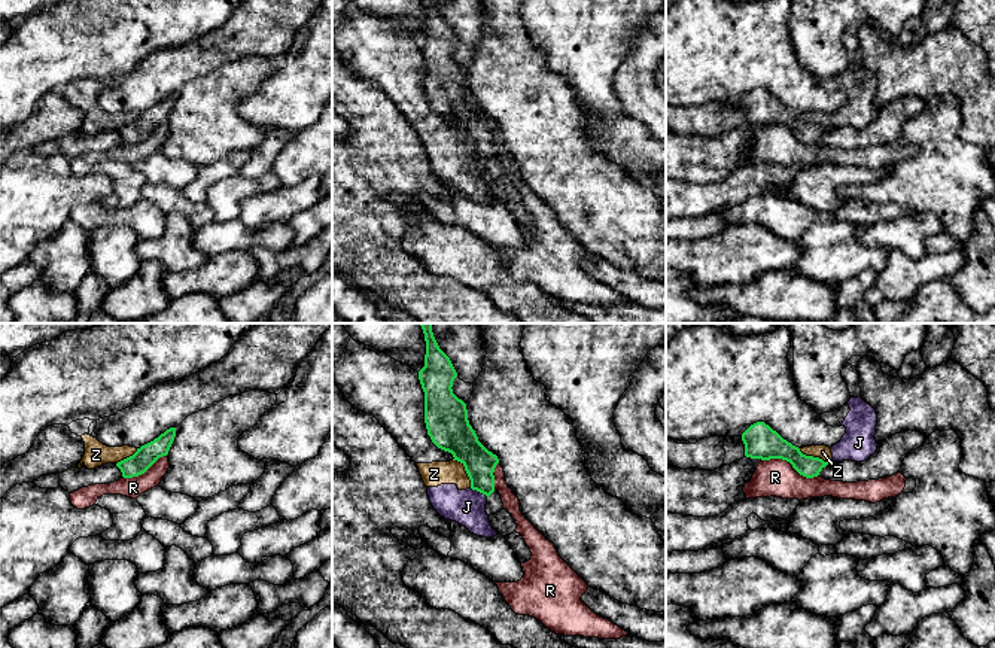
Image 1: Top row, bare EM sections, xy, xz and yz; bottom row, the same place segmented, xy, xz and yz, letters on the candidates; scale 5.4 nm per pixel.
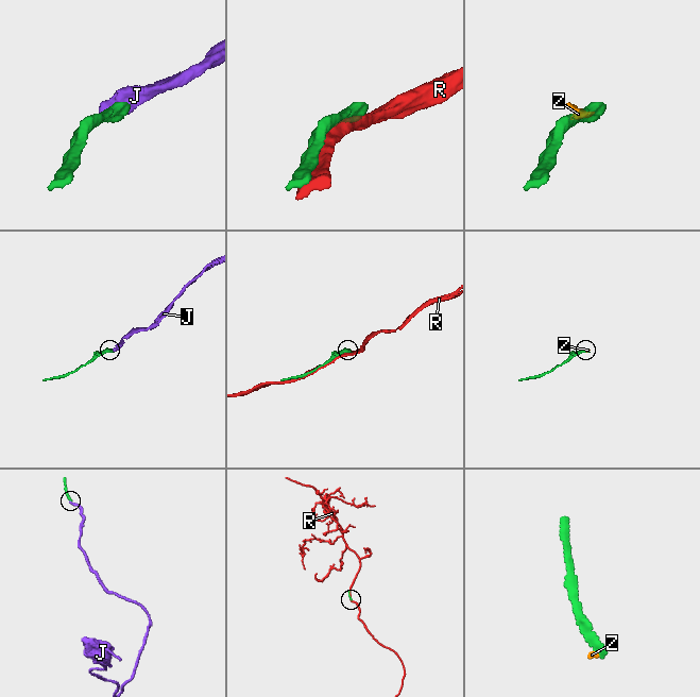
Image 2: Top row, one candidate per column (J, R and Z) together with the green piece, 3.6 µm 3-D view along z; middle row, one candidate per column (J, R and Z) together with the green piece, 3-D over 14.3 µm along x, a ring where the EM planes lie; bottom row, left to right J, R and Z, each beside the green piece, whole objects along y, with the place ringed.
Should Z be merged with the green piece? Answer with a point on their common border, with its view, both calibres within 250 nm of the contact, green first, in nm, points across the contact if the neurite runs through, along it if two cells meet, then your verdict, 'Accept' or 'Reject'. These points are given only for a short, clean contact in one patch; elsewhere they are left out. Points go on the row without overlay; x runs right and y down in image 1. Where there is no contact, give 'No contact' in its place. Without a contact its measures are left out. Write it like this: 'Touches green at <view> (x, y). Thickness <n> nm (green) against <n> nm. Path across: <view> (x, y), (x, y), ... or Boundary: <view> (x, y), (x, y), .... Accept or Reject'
Touches green at xz (466, 139). Thickness 220 nm (green) against 130 nm. Boundary: xz (453, 125), (463, 133), (471, 154). Reject

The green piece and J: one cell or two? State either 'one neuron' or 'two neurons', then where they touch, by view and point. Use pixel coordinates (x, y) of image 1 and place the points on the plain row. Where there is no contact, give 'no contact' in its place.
two neurons | xz (480, 158)

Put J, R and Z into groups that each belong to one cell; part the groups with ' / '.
J Z / R

